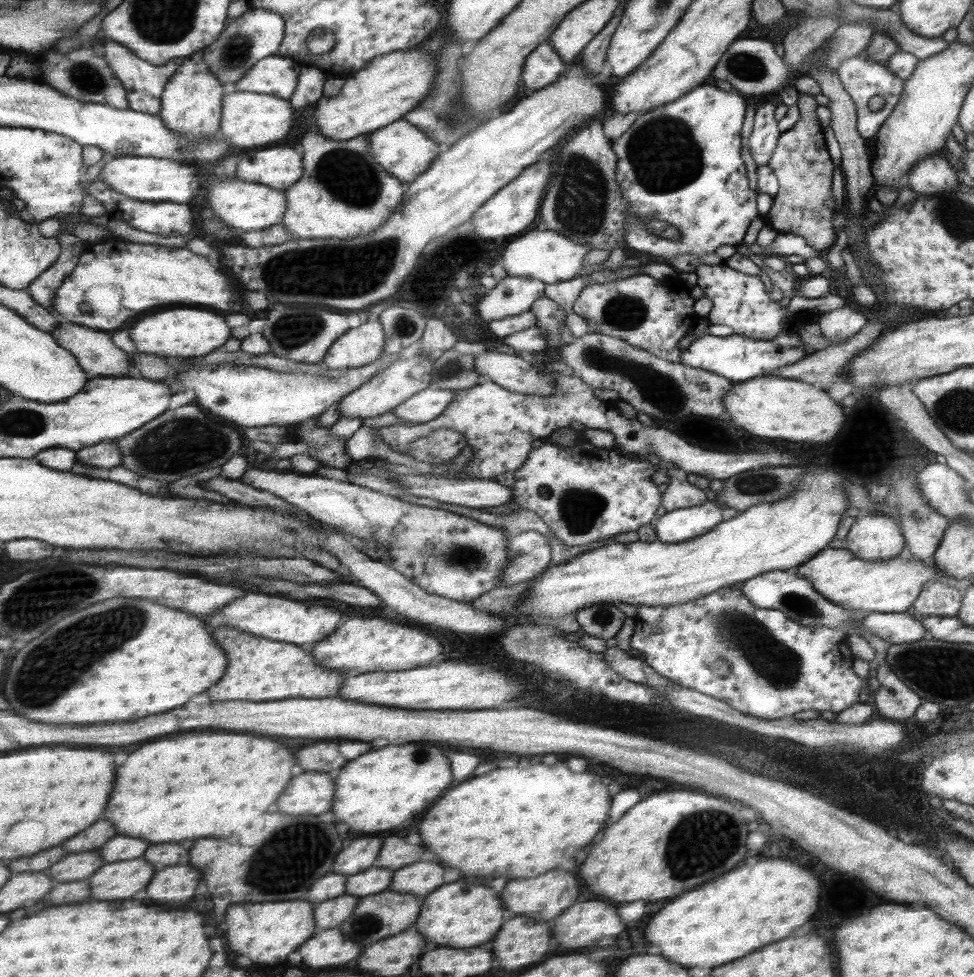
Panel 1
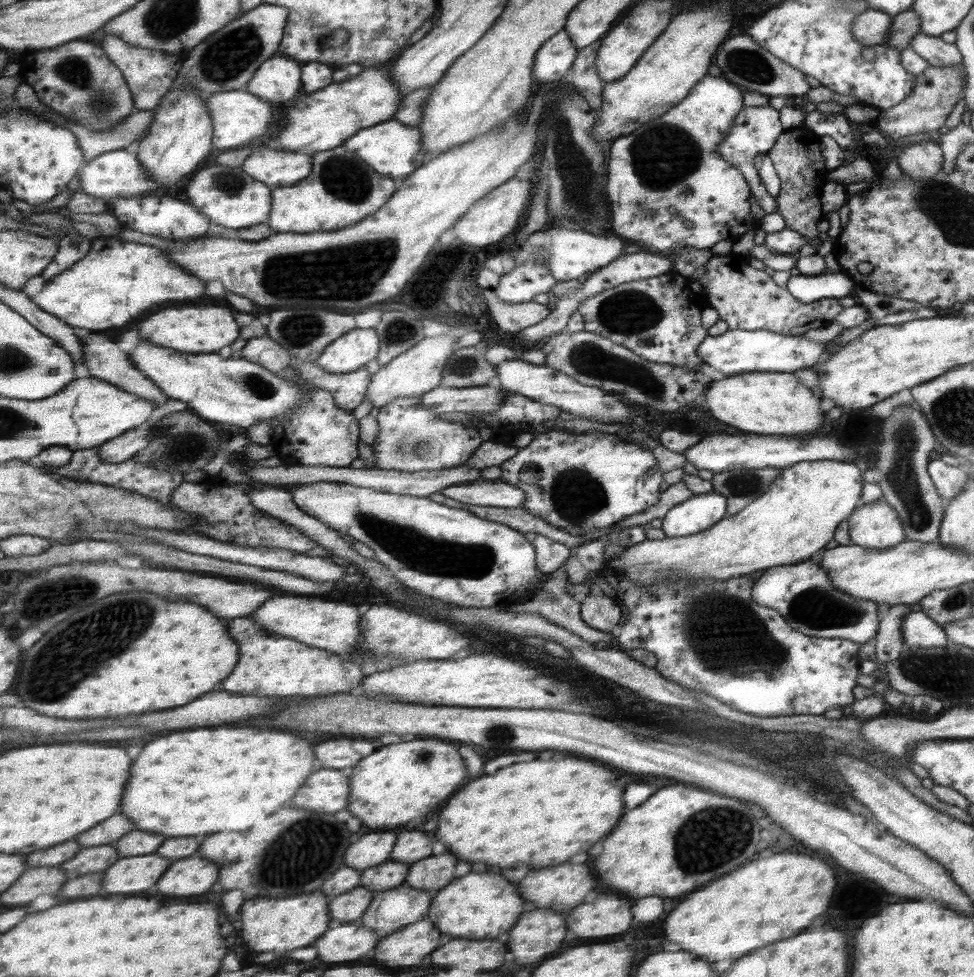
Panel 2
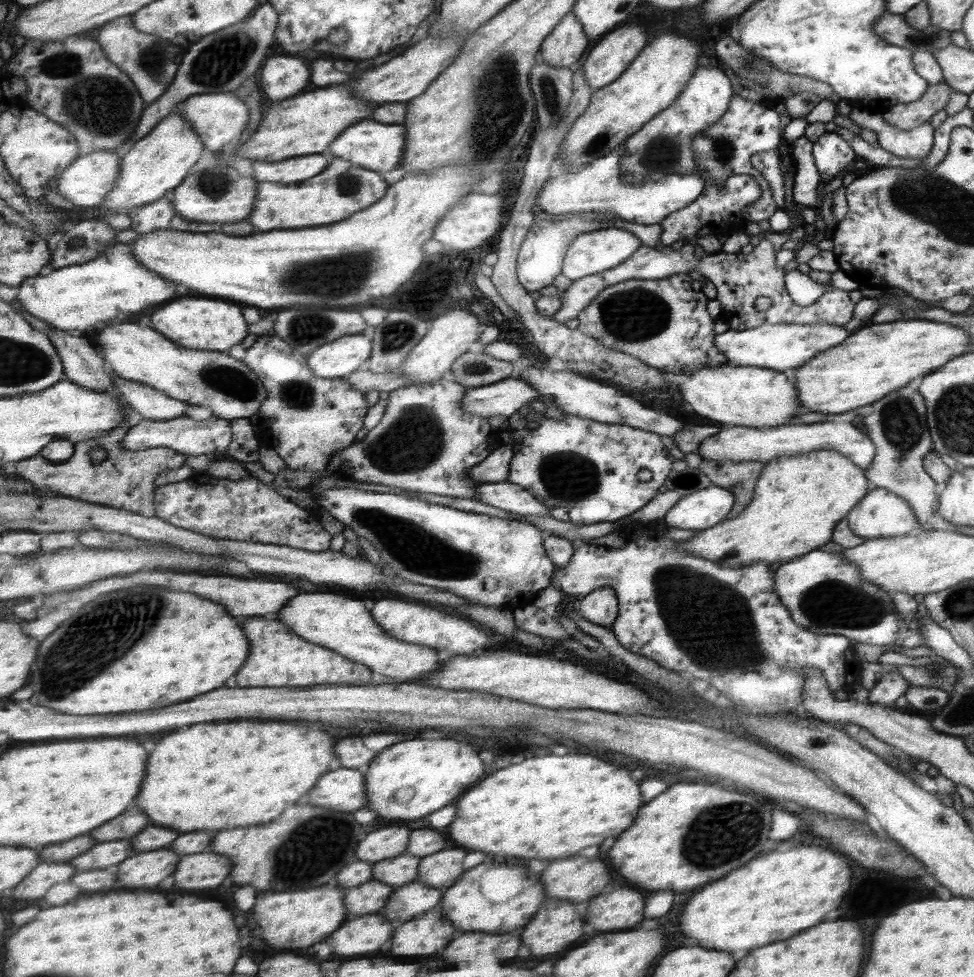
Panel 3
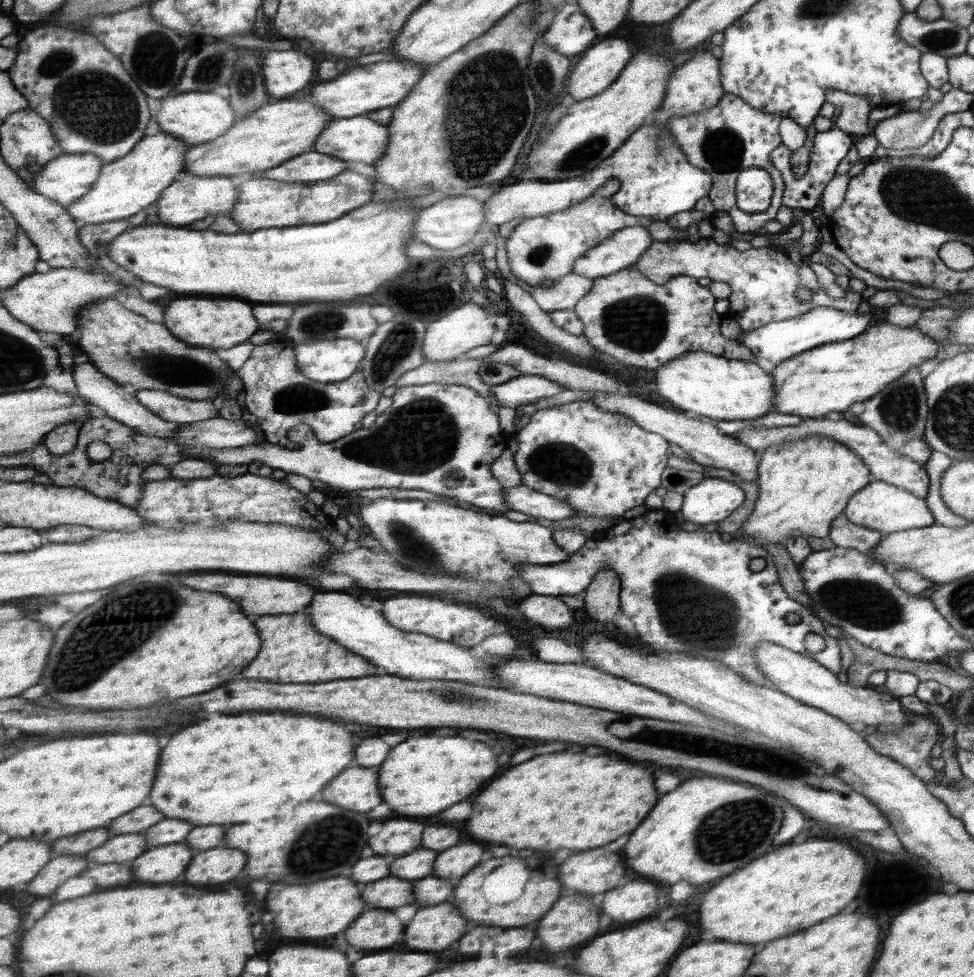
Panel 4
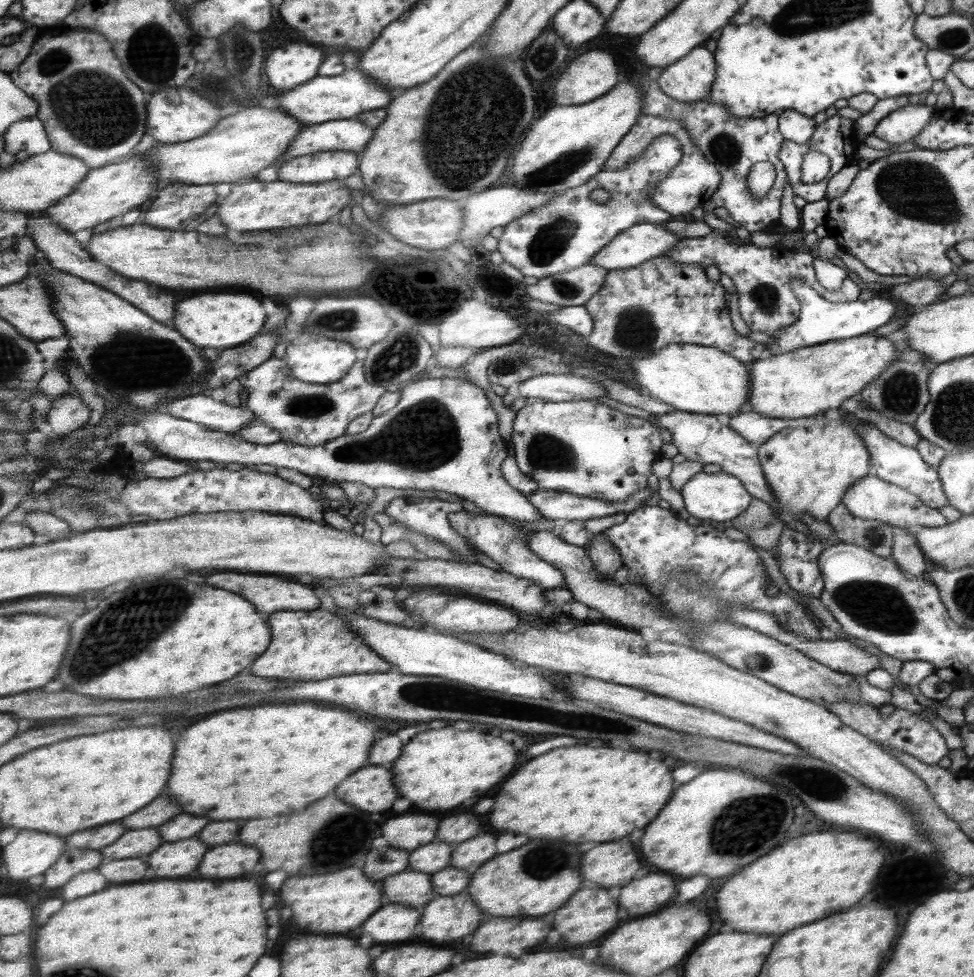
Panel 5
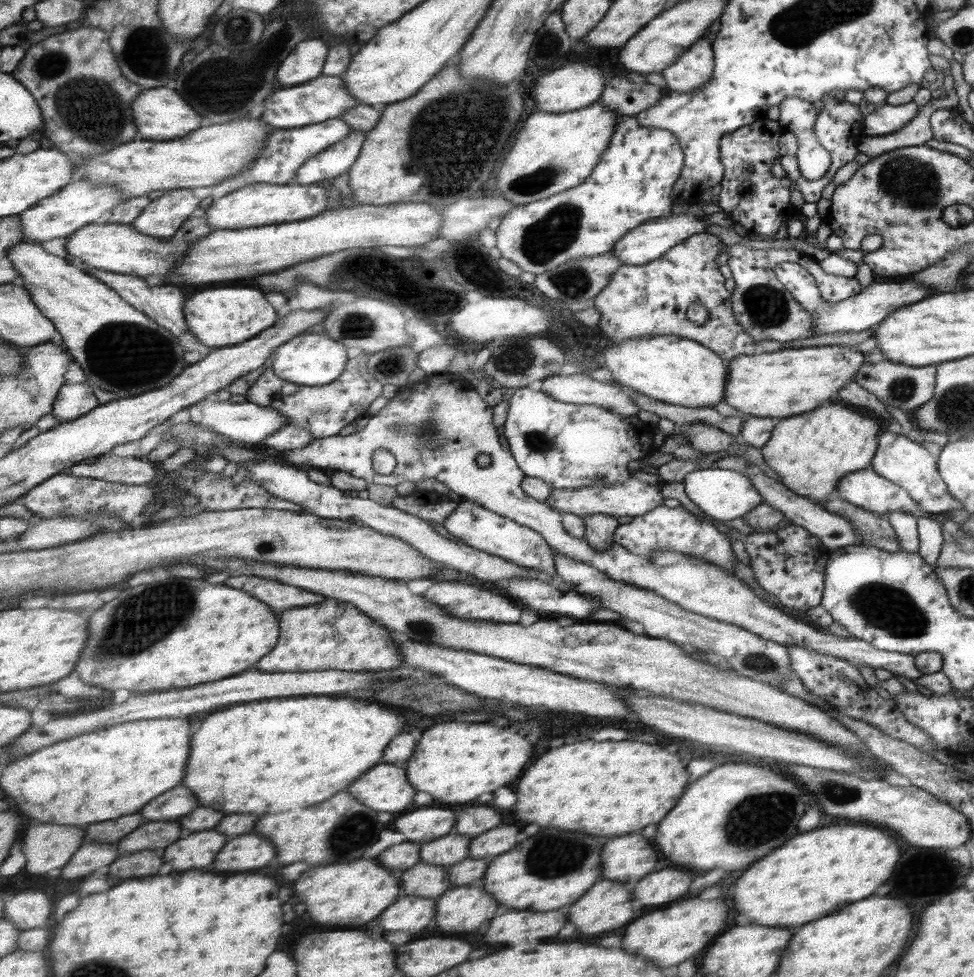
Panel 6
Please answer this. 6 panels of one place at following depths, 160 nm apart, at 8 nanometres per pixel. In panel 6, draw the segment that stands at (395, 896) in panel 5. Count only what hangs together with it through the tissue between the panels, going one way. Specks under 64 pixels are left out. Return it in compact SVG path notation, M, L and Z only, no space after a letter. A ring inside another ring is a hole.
M421 862L401 876L401 886L403 892L409 896L439 898L449 890L451 882L445 868Z

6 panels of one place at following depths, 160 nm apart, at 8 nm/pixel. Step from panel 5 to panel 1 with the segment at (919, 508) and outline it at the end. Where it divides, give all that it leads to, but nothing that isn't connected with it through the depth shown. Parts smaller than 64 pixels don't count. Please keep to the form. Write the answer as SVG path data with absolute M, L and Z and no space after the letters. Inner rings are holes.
M873 512L869 516L856 515L854 523L844 538L843 548L850 550L851 555L857 559L877 562L887 561L901 555L901 550L905 546L902 531L895 518Z

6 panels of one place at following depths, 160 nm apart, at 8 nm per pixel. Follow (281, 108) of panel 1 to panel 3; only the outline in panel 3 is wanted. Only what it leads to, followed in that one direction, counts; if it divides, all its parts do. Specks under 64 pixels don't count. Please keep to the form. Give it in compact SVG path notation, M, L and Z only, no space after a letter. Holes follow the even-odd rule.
M196 94L187 98L178 108L179 112L188 118L188 121L202 136L206 147L213 153L220 153L236 144L251 120L249 106L235 94Z

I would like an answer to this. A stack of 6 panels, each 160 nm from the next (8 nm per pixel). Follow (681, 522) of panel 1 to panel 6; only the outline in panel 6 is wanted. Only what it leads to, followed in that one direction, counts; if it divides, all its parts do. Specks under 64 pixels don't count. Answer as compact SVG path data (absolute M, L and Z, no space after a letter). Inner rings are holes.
M716 466L692 470L683 477L683 484L687 498L701 512L724 524L733 518L742 518L743 514L749 513L751 509L762 502L761 494L751 487L750 479L738 471L719 469Z

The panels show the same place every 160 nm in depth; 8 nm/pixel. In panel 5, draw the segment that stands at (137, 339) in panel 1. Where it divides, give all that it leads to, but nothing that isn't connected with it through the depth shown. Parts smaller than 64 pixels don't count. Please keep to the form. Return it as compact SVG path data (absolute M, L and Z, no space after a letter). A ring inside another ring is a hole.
M203 294L193 300L187 298L177 304L177 330L201 348L232 349L255 338L265 324L265 308L261 300L251 294Z

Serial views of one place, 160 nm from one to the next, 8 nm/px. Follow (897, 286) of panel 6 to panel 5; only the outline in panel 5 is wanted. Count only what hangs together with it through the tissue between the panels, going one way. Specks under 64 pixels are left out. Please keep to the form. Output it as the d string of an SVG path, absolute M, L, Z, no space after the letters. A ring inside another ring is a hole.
M800 278L790 280L791 288L796 298L801 302L801 312L798 320L793 325L789 325L769 334L771 342L767 345L767 352L771 356L785 354L792 350L806 346L820 345L831 341L841 341L843 339L861 337L864 334L874 332L875 328L883 326L895 312L895 300L881 297L871 297L868 300L853 302L827 302L821 298L812 288L800 281Z

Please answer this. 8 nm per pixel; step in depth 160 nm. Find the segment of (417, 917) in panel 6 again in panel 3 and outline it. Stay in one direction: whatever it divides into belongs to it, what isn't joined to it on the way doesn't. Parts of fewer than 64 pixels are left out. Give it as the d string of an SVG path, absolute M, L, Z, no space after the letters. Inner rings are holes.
M377 913L347 922L329 938L329 944L335 956L365 956L377 952L385 942L391 942L393 933L390 920Z

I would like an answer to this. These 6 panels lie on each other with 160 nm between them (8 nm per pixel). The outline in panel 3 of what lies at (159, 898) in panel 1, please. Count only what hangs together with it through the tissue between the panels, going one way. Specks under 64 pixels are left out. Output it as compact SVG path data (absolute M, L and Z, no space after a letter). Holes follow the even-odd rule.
M193 854L185 856L179 862L179 870L175 872L175 886L185 890L205 890L205 888L219 888L223 880L229 876L233 862L221 854Z

